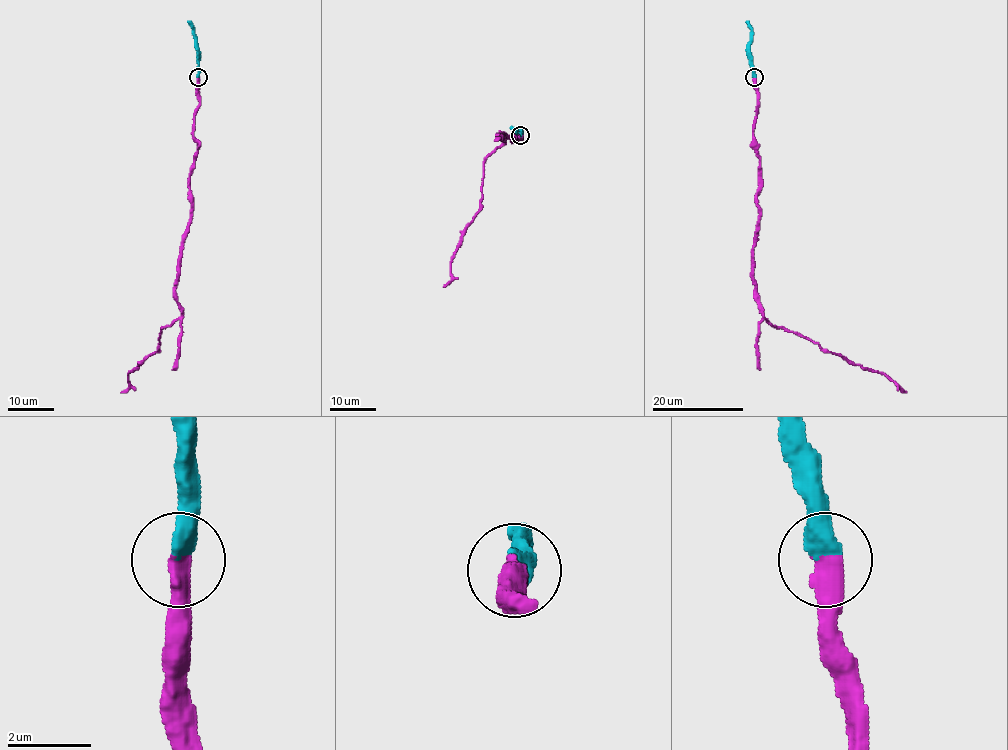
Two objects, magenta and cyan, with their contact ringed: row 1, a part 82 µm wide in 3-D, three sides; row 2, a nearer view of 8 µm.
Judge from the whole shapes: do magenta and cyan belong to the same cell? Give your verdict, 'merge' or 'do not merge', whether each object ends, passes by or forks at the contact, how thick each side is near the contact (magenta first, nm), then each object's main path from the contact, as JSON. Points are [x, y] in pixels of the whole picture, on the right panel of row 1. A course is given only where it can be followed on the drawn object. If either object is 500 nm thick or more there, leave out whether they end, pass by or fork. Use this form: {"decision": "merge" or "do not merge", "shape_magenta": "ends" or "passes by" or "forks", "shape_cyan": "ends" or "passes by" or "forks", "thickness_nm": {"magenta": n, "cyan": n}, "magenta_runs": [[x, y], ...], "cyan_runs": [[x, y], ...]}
{"decision": "merge", "thickness_nm": {"magenta": 500, "cyan": 440}, "magenta_runs": [[755, 77], [759, 224], [753, 281], [762, 316], [856, 365], [886, 374], [906, 392]], "cyan_runs": [[755, 77], [750, 48], [751, 26], [747, 21]]}

